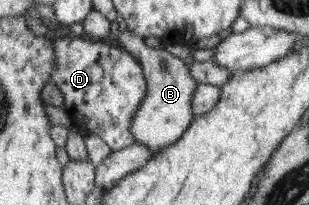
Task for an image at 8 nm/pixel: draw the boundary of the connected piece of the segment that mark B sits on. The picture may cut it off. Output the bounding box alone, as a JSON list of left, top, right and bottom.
[118,29,198,152]

